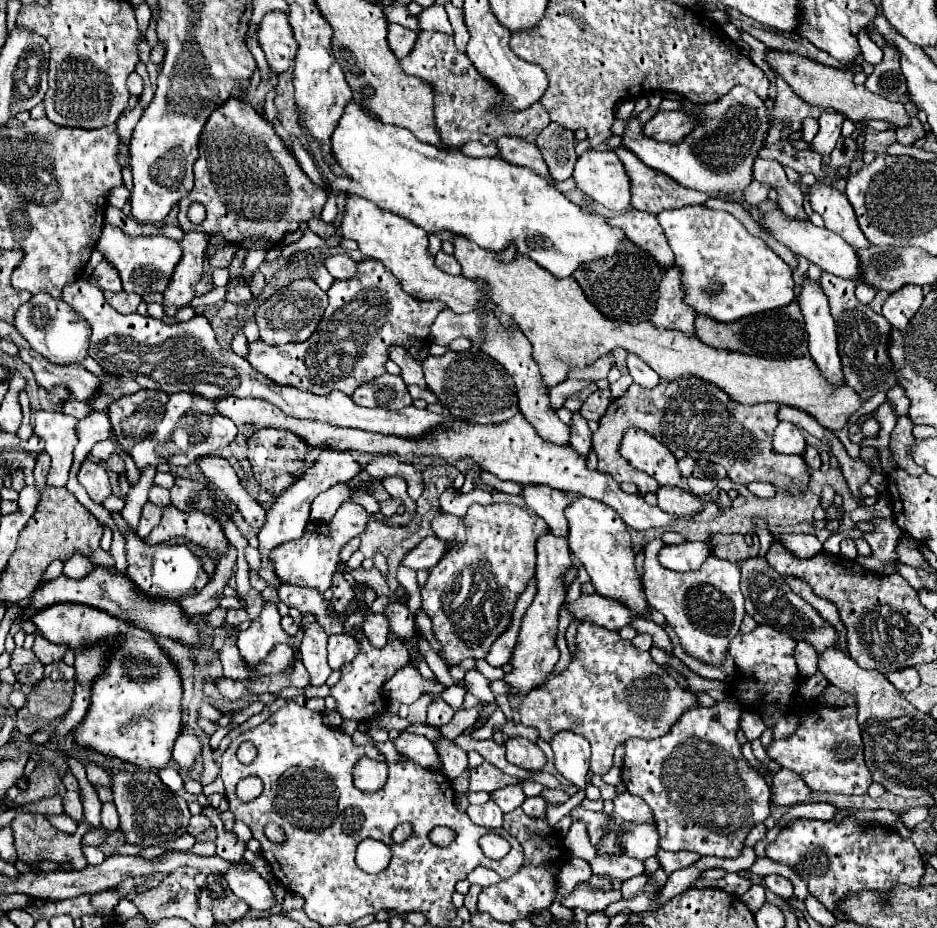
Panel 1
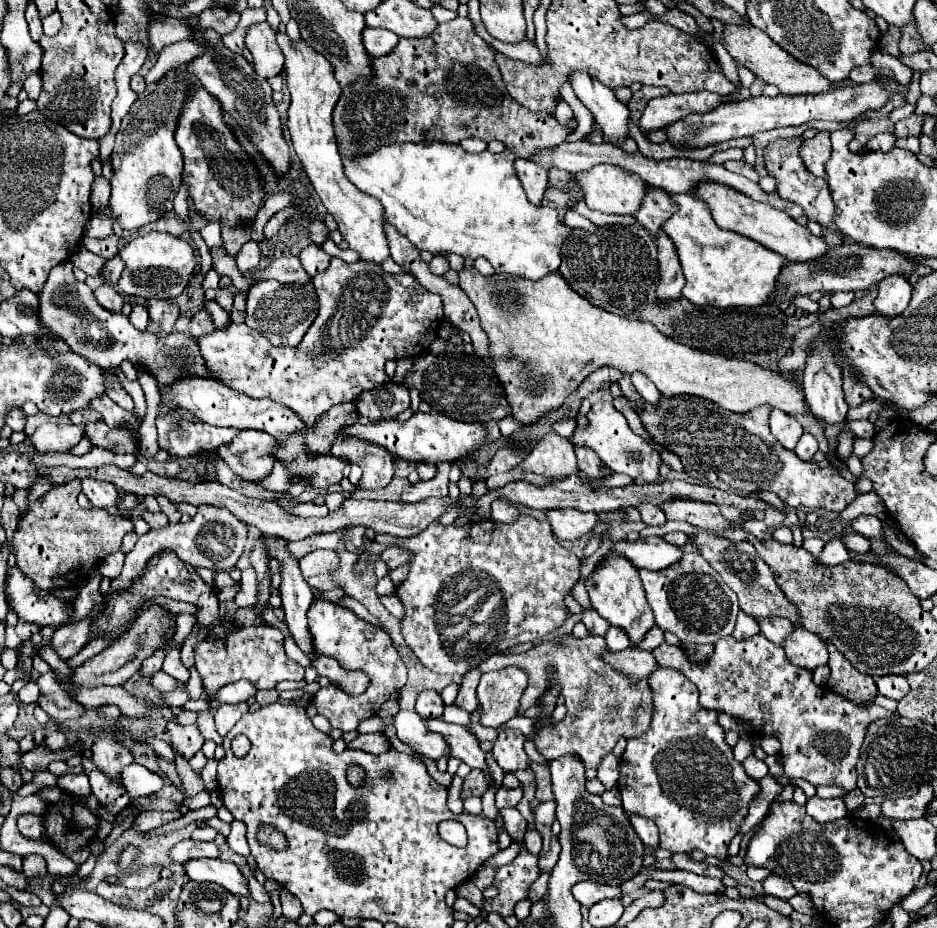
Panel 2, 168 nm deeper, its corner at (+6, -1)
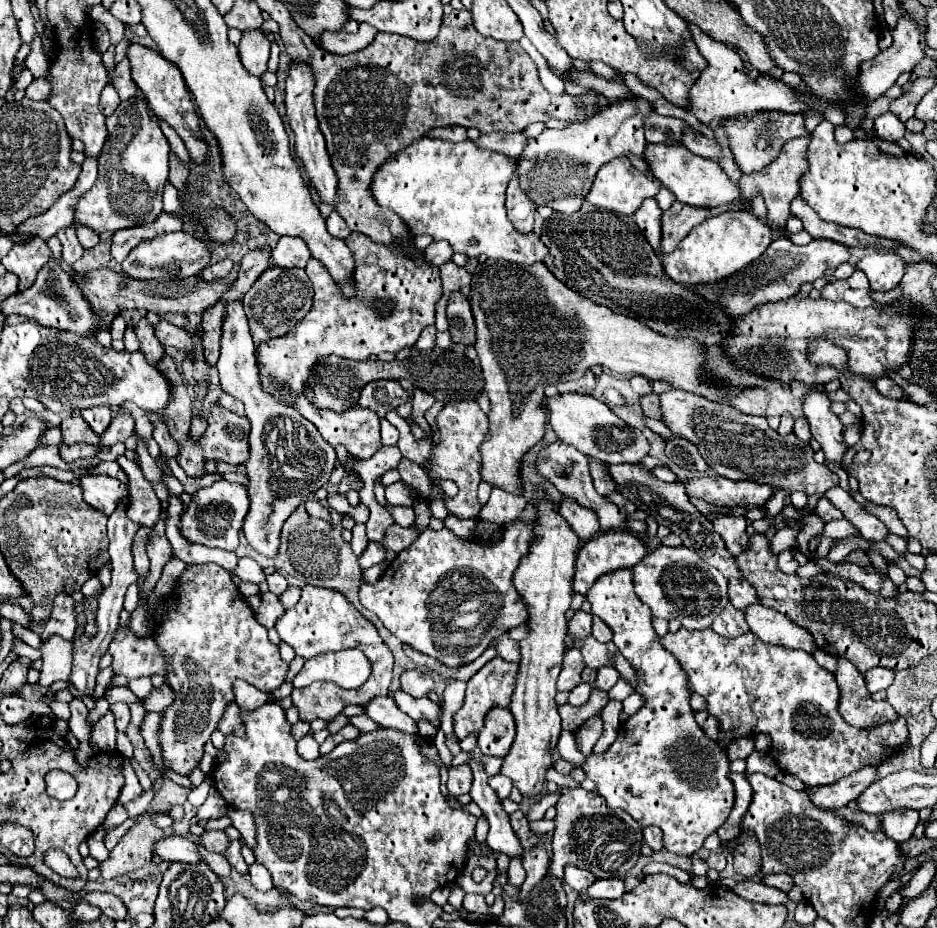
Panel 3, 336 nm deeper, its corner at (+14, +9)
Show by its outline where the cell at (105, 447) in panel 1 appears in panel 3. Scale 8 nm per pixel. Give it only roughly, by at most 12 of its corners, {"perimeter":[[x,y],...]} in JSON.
{"perimeter":[[59,427],[47,429],[41,445],[61,445],[63,435]]}

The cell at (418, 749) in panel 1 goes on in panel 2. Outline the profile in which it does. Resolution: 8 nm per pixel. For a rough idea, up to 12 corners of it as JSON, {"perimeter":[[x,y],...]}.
{"perimeter":[[367,733],[349,741],[347,749],[371,755],[387,753],[391,747],[383,735]]}

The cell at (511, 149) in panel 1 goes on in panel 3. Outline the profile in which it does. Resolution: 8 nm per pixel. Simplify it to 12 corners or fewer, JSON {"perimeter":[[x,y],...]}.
{"perimeter":[[509,181],[505,207],[515,229],[529,233],[537,205]]}

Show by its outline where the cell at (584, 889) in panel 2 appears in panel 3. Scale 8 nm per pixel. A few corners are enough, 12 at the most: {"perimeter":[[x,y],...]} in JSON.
{"perimeter":[[565,867],[565,883],[585,893],[597,879],[585,869]]}

